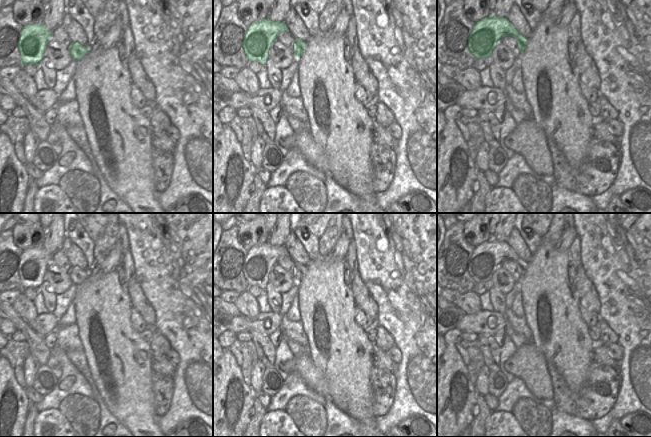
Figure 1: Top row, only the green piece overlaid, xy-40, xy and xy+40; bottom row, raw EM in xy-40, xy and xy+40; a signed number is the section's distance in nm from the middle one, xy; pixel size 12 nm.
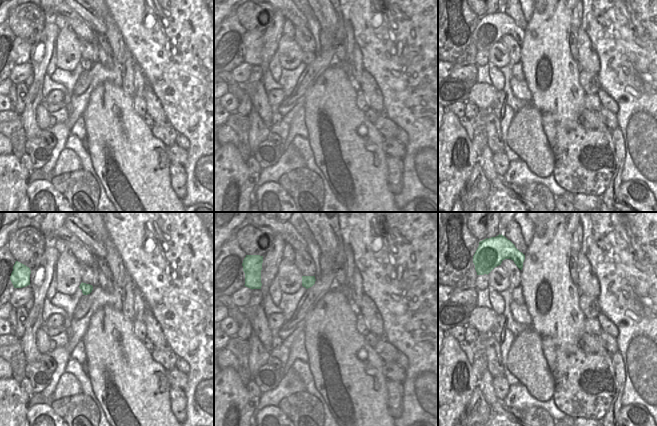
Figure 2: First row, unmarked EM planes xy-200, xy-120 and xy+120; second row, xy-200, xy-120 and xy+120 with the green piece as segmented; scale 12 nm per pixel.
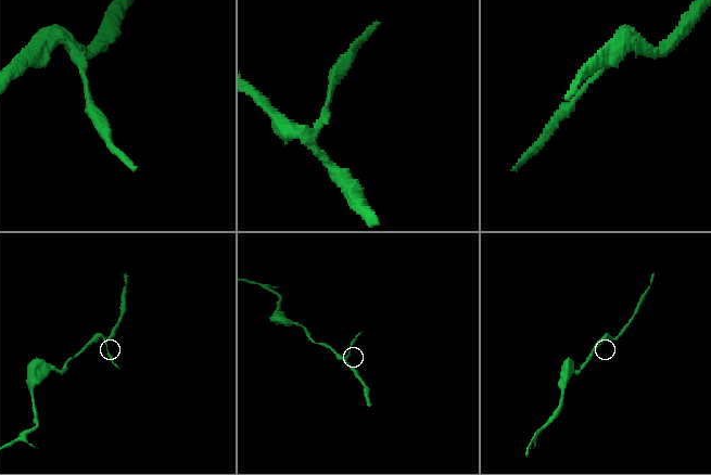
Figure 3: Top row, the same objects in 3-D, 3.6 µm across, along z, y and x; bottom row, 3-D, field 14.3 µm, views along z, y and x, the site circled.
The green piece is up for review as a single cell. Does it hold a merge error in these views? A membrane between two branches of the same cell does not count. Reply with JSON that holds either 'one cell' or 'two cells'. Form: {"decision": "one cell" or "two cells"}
{"decision": "two cells"}

